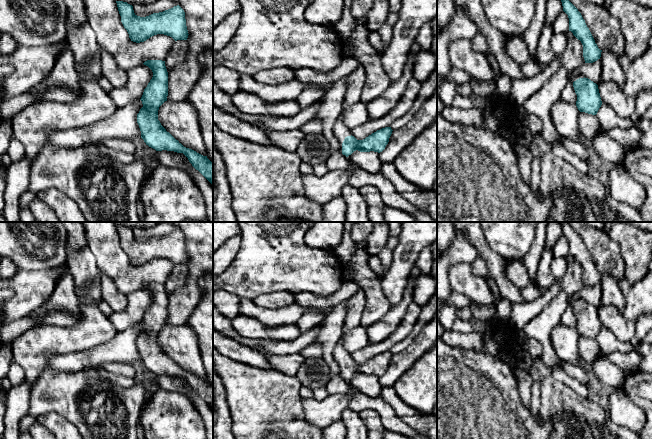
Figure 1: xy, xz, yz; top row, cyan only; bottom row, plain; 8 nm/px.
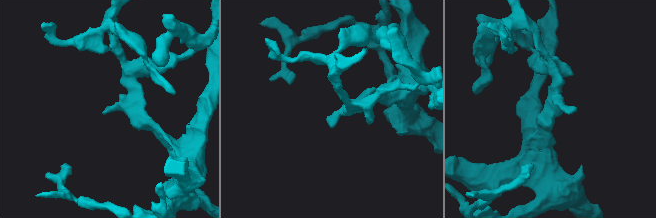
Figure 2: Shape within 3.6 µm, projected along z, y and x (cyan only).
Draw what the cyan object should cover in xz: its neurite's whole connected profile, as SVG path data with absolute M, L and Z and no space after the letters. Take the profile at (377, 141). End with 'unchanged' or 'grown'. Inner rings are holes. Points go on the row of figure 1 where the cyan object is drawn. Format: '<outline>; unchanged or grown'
M342 114L333 126L334 135L339 142L339 151L346 157L356 150L360 152L382 152L389 142L392 131L391 127L385 127L377 130L363 140L357 140L343 120Z; grown

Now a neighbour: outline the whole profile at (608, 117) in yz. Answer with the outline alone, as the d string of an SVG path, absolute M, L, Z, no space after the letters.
M602 103L597 114L597 118L602 124L603 129L606 131L612 130L616 127L618 128L633 128L634 124L631 118L621 118L617 115L616 111Z

